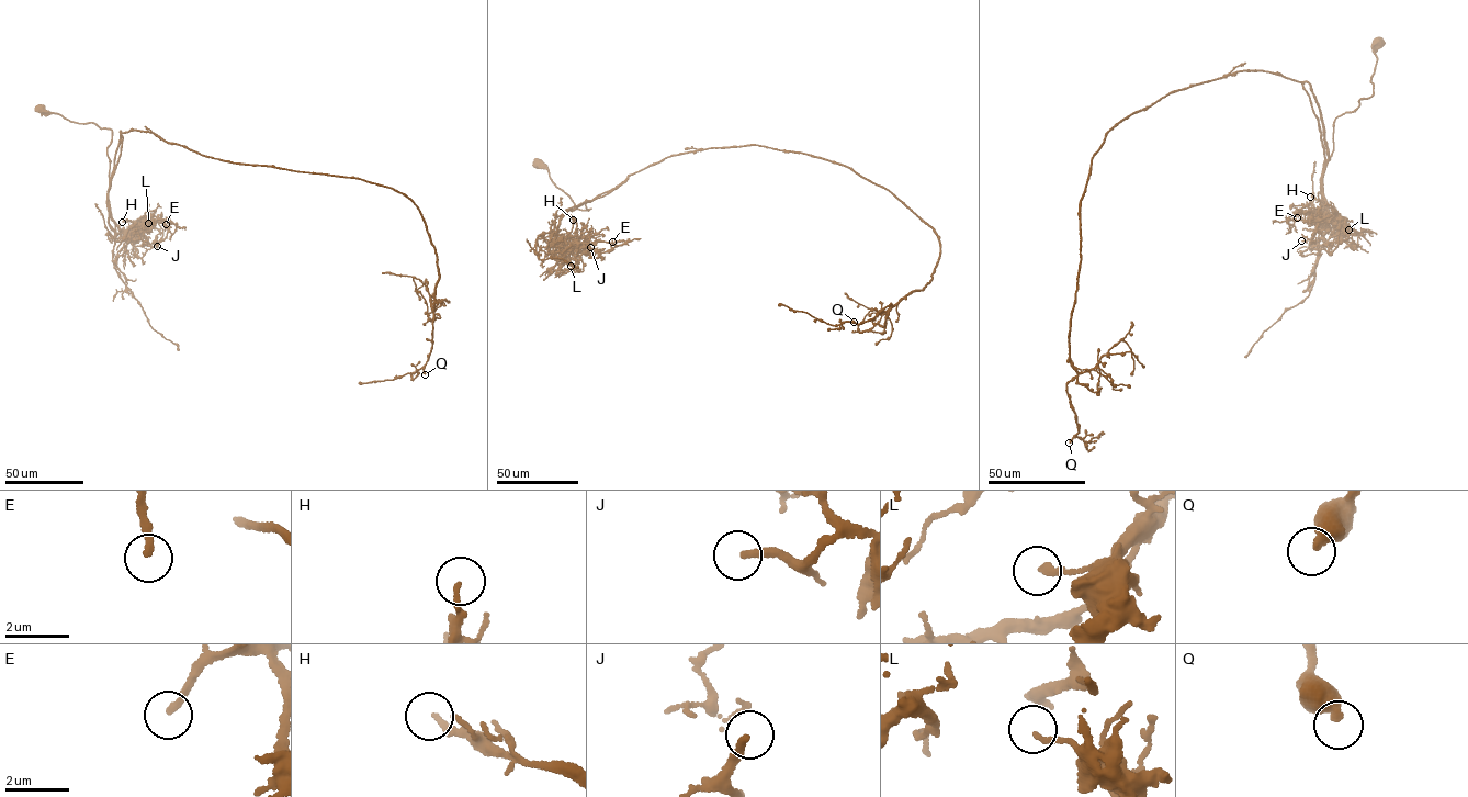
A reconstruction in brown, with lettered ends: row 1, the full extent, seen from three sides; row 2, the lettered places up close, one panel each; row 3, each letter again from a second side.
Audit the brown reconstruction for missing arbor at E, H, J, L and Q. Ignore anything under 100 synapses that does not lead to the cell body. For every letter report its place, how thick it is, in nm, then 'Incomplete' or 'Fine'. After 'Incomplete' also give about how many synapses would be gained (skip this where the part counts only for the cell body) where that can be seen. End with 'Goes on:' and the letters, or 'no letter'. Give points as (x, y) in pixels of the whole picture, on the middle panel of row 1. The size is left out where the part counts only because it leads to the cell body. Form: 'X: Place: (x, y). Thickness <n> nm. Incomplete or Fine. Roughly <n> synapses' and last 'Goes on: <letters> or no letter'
E: Place: (612, 242). Thickness 200 nm. Fine
H: Place: (573, 220). Thickness 150 nm. Fine
J: Place: (590, 247). Thickness 240 nm. Fine
L: Place: (571, 266). Thickness 160 nm. Fine
Q: Place: (854, 322). Thickness 460 nm. Fine
Goes on: no letter

